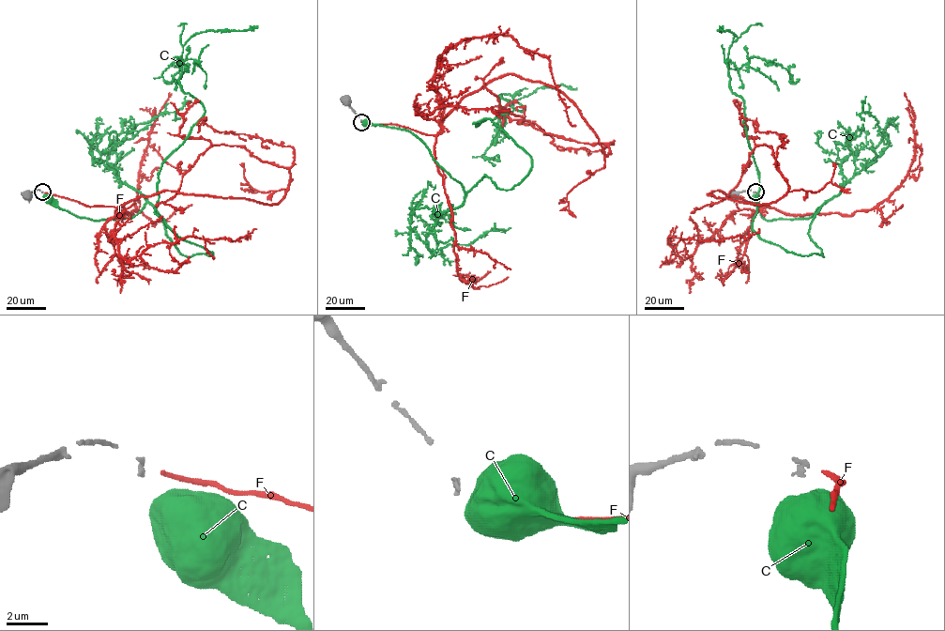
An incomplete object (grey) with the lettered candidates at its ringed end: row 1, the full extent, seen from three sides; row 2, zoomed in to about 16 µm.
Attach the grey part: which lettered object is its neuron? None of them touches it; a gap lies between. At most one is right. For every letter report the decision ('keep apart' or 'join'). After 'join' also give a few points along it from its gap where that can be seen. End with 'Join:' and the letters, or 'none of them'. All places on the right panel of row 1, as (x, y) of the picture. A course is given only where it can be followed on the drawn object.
C: keep apart
F: join | via (756, 192), (769, 207), (708, 194), (758, 205), (782, 197), (787, 183), (765, 144), (726, 197), (691, 212)
Join: F

